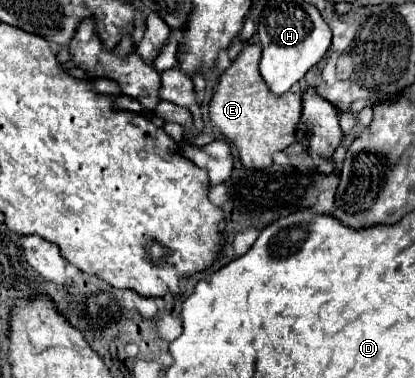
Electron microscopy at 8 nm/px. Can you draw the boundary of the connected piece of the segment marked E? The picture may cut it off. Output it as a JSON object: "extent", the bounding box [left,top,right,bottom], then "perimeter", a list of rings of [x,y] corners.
{"extent":[209,44,301,168],"perimeter":[[[247,44],[231,66],[221,74],[215,94],[209,104],[209,118],[229,142],[239,150],[239,160],[245,168],[267,168],[273,164],[273,154],[285,150],[295,142],[295,128],[301,116],[301,84],[287,90],[283,96],[275,96],[265,86],[259,74],[261,48]]]}

